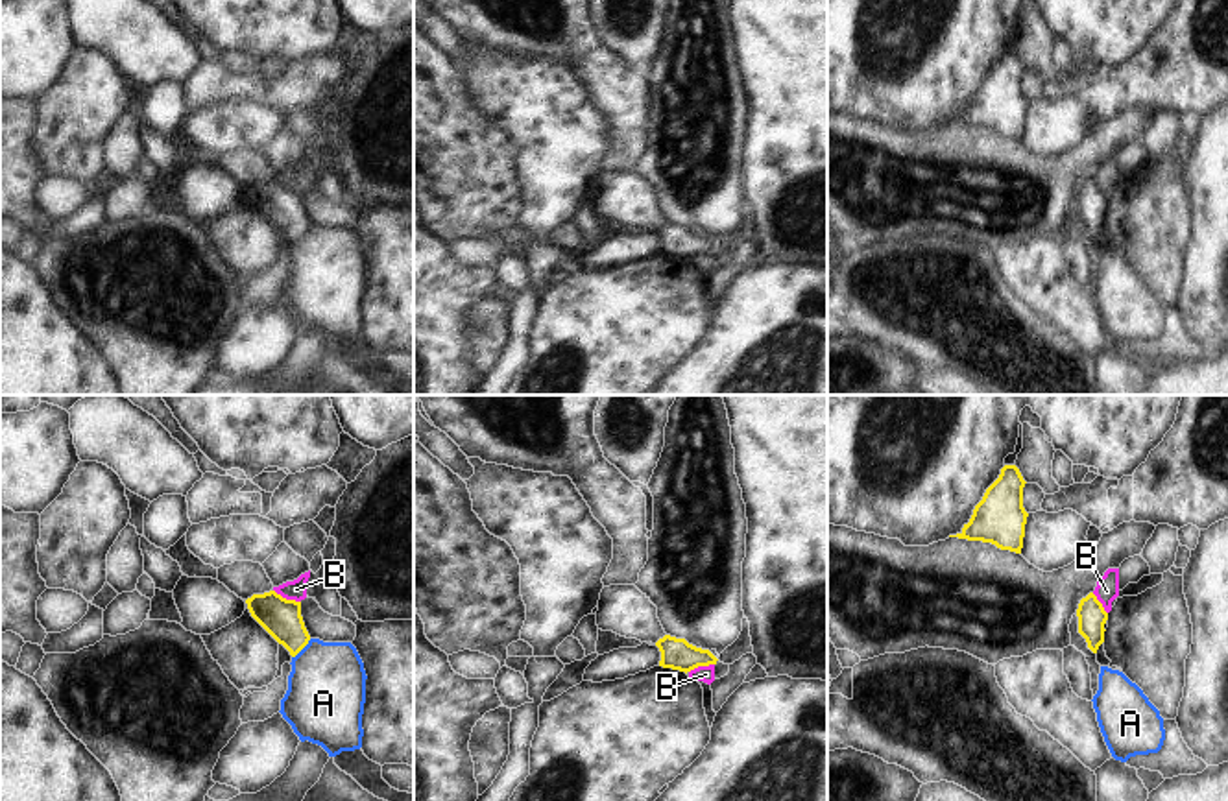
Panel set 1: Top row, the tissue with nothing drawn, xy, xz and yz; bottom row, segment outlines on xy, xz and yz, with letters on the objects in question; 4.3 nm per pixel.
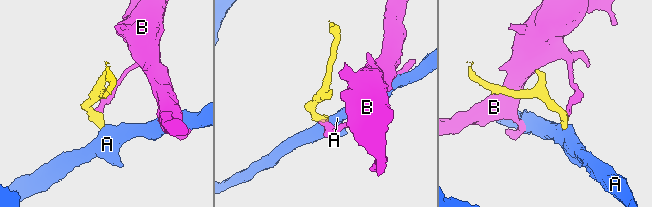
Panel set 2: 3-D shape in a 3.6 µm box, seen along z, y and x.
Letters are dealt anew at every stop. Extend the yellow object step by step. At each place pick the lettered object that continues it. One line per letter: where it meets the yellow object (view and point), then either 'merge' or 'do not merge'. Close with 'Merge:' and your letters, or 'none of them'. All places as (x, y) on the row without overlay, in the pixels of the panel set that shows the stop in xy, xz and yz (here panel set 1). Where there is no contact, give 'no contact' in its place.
A: contact xy (301, 235); do not merge
B: contact xy (285, 185); do not merge
Merge: none of them

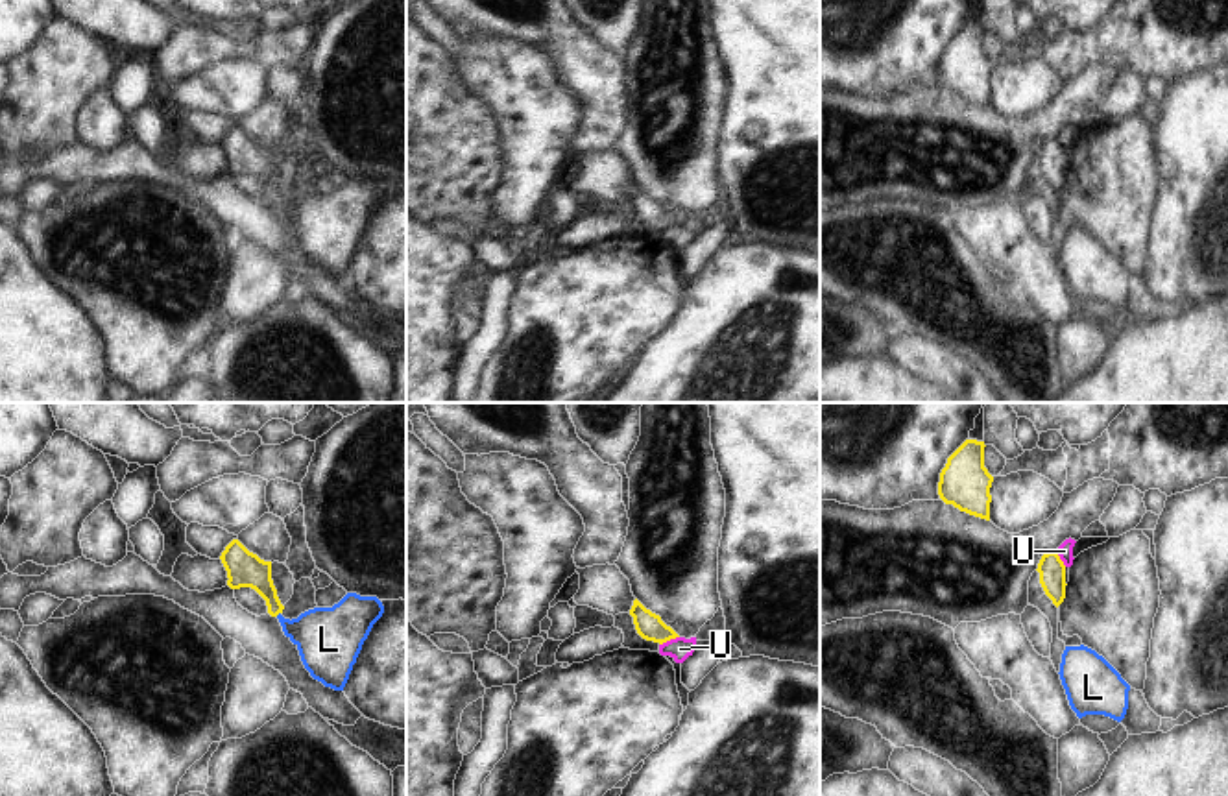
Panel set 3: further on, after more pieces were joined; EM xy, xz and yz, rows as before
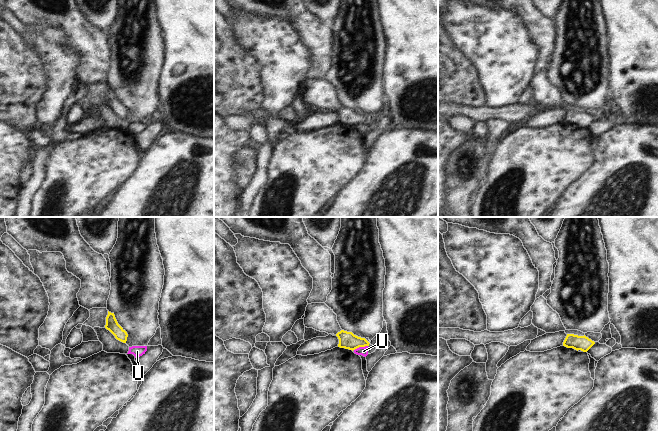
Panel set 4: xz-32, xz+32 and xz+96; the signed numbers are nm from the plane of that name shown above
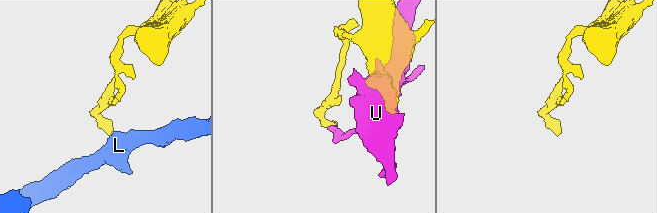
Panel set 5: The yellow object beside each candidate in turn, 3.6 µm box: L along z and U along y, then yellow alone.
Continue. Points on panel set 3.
L: contact xy (277, 200); do not merge
U: contact xz (669, 226); do not merge
Merge: none of them

